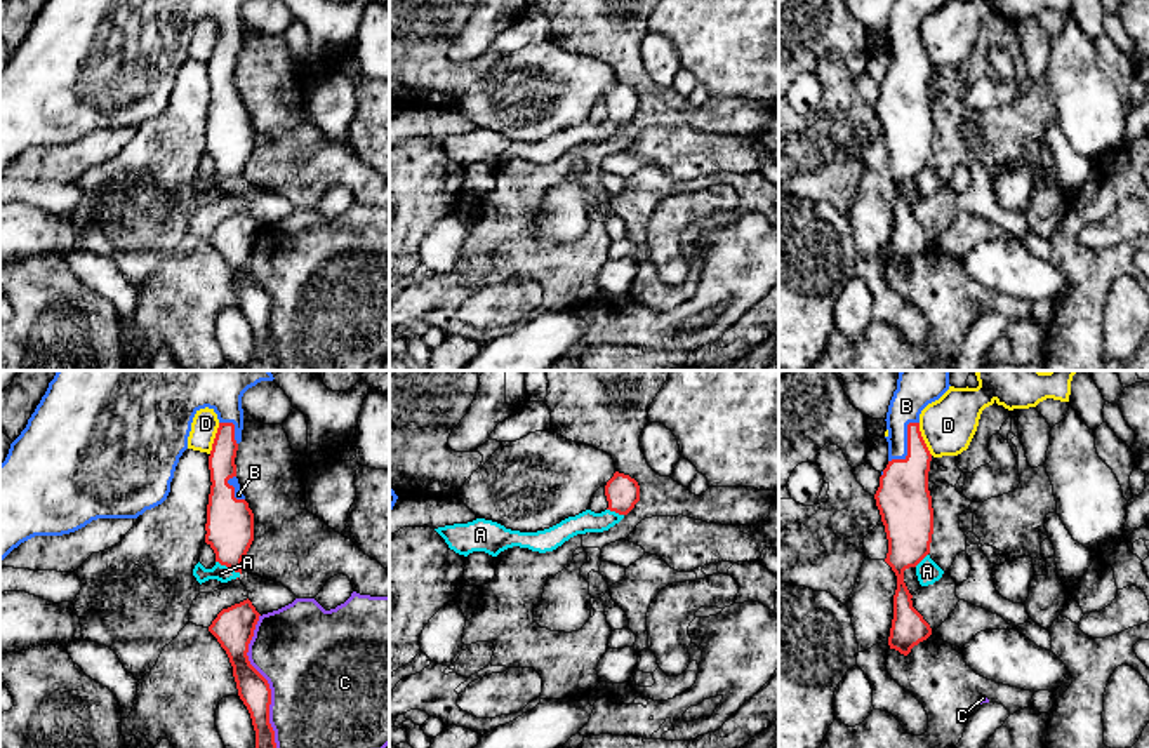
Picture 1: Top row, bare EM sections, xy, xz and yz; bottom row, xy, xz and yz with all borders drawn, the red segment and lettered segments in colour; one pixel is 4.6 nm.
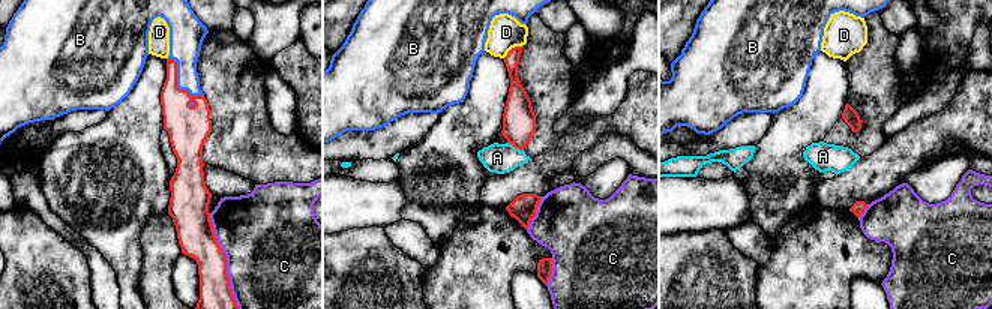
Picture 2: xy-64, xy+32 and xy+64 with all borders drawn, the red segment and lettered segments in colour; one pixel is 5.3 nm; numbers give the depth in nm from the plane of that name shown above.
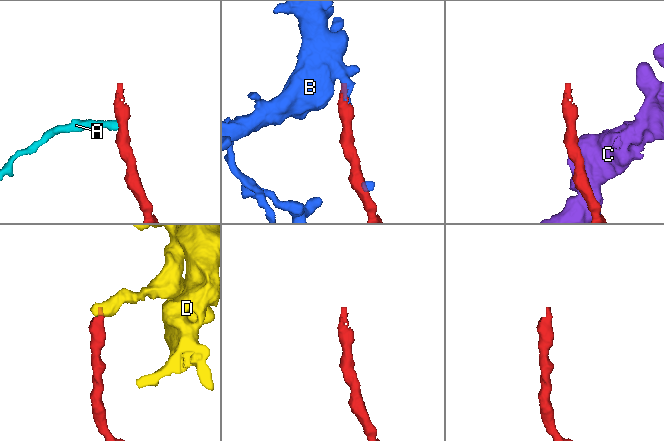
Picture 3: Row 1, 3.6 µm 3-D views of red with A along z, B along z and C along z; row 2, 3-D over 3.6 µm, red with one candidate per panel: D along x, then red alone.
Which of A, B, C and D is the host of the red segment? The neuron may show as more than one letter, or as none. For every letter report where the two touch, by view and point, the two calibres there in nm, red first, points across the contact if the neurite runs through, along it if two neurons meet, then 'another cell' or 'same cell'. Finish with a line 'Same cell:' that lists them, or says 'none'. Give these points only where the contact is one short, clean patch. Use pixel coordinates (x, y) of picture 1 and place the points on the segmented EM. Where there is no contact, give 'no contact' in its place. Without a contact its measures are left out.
A: xy (228, 566) | 220/80 nm | along xy (216, 560), (240, 573) | another cell
B: yz (908, 444) | 260/170 nm | across yz (903, 498), (908, 444), (908, 400), (915, 392) | same cell
C: xy (266, 681) | 150/500 nm | another cell
D: yz (922, 439) | 220/260 nm | along yz (918, 423), (920, 435), (932, 454) | another cell
Same cell: B

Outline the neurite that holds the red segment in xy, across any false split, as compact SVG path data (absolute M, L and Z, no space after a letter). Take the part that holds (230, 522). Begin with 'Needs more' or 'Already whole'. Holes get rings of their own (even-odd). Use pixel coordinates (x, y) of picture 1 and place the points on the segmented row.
Needs more. M57 371L54 379L49 383L45 395L37 405L35 412L28 419L26 428L21 435L10 444L9 454L5 461L0 464L0 562L21 543L35 538L35 536L63 536L75 532L92 520L97 518L137 518L146 510L151 510L162 504L169 492L170 482L174 478L176 466L179 457L188 449L188 437L191 431L191 423L195 414L200 409L212 409L217 414L219 428L212 444L212 451L209 456L209 470L210 470L210 494L207 504L207 524L205 524L205 543L214 550L216 562L233 569L242 574L242 560L247 555L252 541L254 541L254 513L245 501L242 487L236 478L236 451L242 442L243 430L243 409L242 397L243 393L256 386L261 381L273 381L273 374L269 371Z

